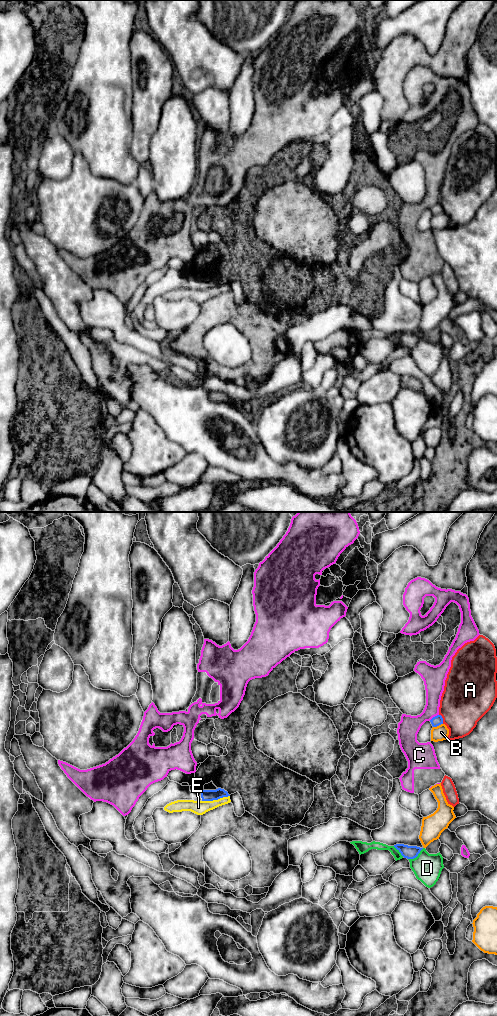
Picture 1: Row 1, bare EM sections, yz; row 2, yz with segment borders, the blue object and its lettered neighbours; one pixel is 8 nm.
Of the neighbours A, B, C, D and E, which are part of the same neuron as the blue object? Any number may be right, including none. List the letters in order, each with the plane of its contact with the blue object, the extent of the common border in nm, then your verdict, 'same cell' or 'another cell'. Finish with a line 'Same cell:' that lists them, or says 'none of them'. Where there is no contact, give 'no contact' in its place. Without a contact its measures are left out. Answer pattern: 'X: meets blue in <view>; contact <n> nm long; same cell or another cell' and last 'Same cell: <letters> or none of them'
A: meets blue in yz; contact 90 nm long; another cell
B: meets blue in yz; contact 90 nm long; another cell
C: meets blue in yz; contact 90 nm long; another cell
D: meets blue in yz; contact 160 nm long; another cell
E: meets blue in yz; contact 220 nm long; another cell
Same cell: none of them

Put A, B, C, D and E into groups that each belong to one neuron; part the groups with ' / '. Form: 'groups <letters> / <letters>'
groups A / B / C E / D

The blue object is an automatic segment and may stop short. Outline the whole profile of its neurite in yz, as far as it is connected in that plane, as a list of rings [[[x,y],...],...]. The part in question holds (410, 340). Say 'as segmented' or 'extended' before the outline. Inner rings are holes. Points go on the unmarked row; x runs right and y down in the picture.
as segmented; [[[396,332],[394,335],[401,341],[404,346],[414,347],[418,344],[423,336],[417,334],[408,334],[404,332]]]

